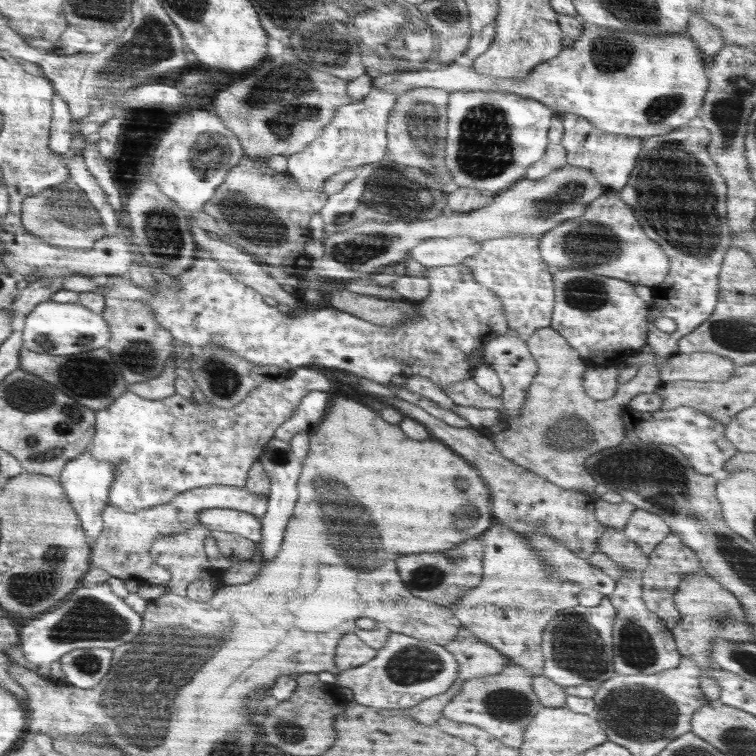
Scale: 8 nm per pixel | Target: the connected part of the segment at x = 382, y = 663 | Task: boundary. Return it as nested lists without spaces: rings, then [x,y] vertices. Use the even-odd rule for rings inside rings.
[[[390,633],[375,658],[362,666],[338,672],[335,686],[339,690],[350,689],[354,701],[376,711],[408,709],[421,700],[446,692],[457,679],[456,675],[458,662],[442,645]]]

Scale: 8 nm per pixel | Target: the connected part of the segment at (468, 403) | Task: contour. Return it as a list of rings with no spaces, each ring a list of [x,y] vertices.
[[[467,378],[450,386],[440,386],[440,390],[452,399],[456,405],[475,408],[497,408],[500,412],[502,397],[492,398],[488,392],[480,388],[477,378]]]

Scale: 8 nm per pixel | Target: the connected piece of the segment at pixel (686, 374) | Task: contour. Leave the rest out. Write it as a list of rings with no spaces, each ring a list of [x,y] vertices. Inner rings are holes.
[[[676,352],[659,369],[661,382],[674,381],[721,382],[735,371],[735,364],[723,356],[710,352],[684,354]]]

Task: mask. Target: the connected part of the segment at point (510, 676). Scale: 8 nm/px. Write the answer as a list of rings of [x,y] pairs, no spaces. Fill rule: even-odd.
[[[510,663],[498,676],[464,681],[461,683],[460,694],[442,709],[442,715],[459,723],[478,726],[502,744],[520,748],[523,745],[524,731],[542,707],[532,686],[534,677],[526,668]]]

